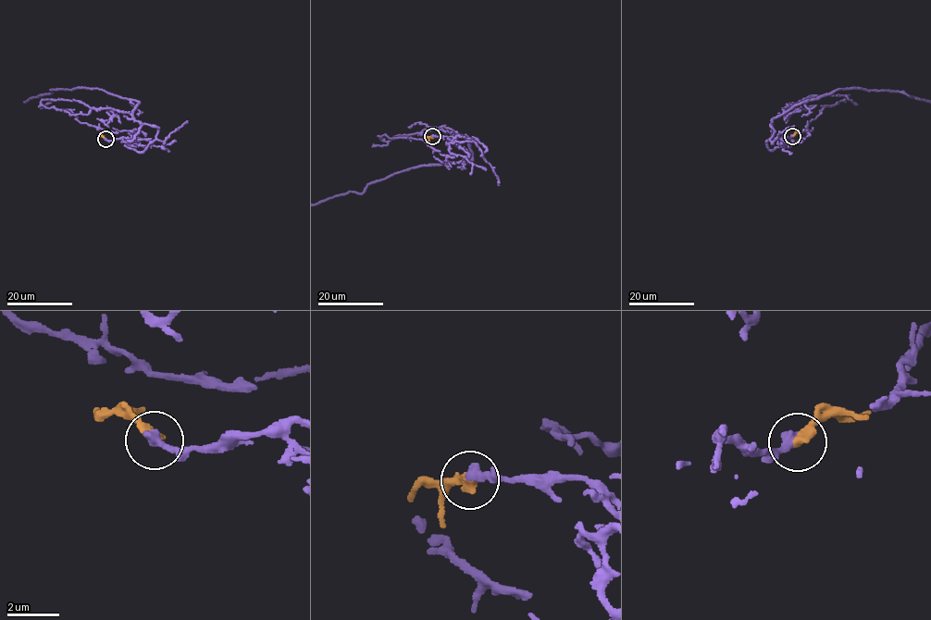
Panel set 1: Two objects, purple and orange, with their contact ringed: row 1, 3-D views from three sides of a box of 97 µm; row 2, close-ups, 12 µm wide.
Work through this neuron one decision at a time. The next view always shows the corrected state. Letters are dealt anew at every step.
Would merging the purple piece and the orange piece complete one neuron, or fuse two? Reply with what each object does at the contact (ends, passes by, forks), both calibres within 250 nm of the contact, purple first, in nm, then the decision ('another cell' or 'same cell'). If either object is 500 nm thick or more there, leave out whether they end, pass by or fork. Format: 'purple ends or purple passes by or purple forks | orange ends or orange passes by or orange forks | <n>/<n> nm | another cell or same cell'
purple ends | orange ends | 400/400 nm | same cell

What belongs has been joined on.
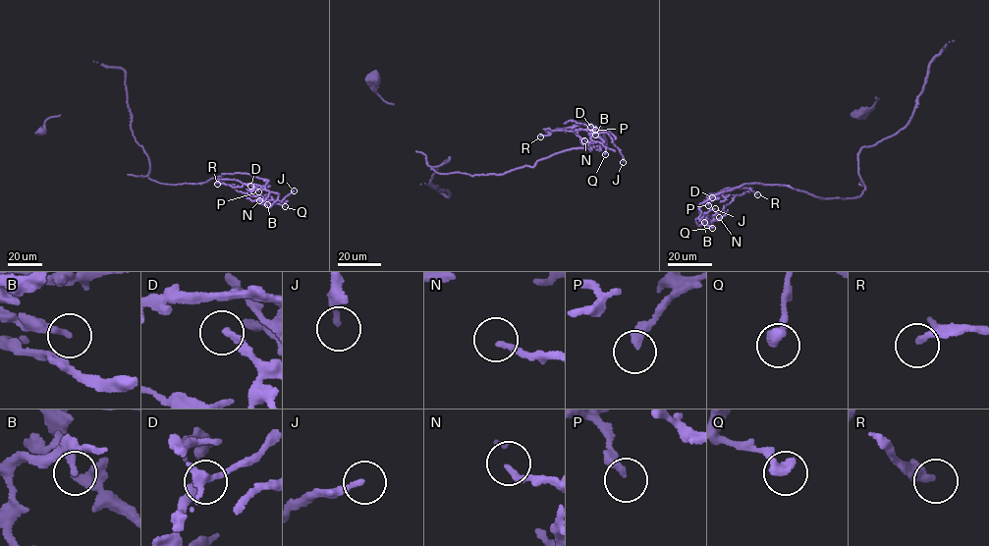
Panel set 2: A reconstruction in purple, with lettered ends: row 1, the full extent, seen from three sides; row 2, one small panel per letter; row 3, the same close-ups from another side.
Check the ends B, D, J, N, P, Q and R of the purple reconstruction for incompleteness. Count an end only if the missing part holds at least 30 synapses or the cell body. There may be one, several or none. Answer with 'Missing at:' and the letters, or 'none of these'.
Missing at: none of these

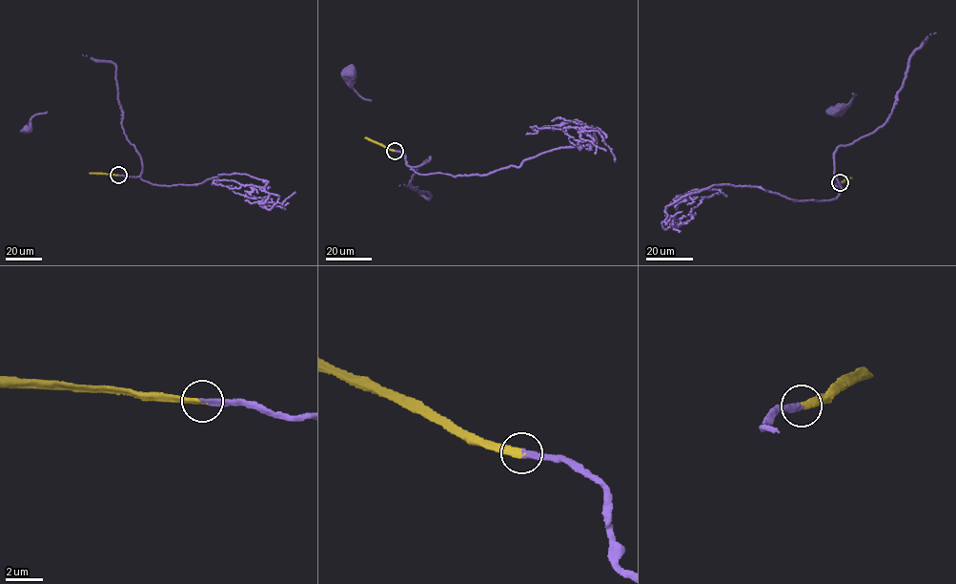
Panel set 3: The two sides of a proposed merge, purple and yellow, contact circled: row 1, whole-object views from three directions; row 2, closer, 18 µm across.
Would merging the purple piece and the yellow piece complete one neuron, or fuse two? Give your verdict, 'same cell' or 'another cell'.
same cell

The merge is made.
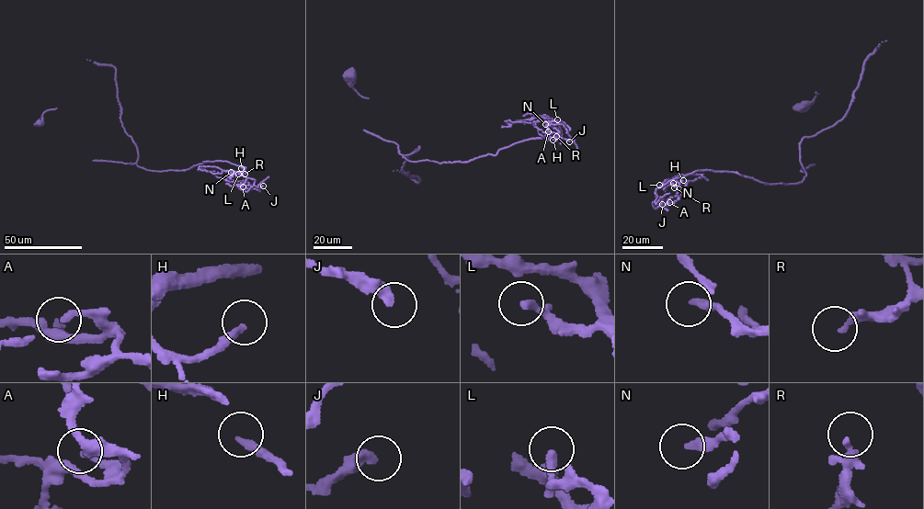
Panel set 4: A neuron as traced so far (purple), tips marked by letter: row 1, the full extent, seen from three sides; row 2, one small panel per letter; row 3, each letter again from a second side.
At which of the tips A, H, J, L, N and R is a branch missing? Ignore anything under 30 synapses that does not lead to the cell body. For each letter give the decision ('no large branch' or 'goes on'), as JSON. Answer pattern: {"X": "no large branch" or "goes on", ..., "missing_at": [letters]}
{"A": "no large branch", "H": "goes on", "J": "no large branch", "L": "no large branch", "N": "no large branch", "R": "no large branch", "missing_at": ["H"]}

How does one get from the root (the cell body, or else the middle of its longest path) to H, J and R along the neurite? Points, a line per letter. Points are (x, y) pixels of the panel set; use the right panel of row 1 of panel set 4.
H: (800, 107), (814, 164), (800, 170), (805, 173), (801, 182), (770, 185), (711, 170), (676, 179), (683, 180)
J: (800, 107), (814, 164), (800, 170), (801, 182), (697, 171), (655, 188), (653, 206), (662, 204)
R: (800, 107), (814, 164), (800, 170), (805, 173), (801, 182), (770, 185), (711, 170), (678, 177), (674, 187)

